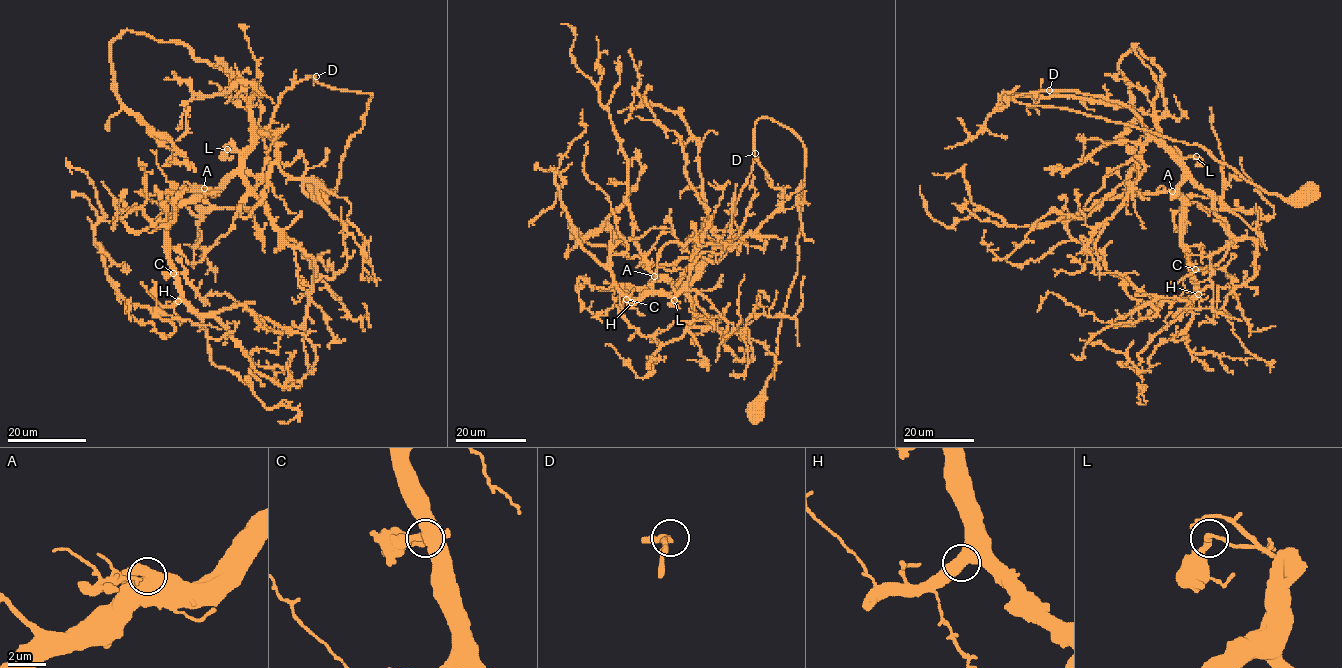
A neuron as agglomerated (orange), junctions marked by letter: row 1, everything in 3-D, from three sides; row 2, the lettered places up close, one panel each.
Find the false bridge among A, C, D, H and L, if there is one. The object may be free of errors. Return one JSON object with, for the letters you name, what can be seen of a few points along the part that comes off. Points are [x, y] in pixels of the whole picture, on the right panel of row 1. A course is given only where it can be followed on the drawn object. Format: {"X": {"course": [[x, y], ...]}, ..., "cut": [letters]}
{"cut": []}

